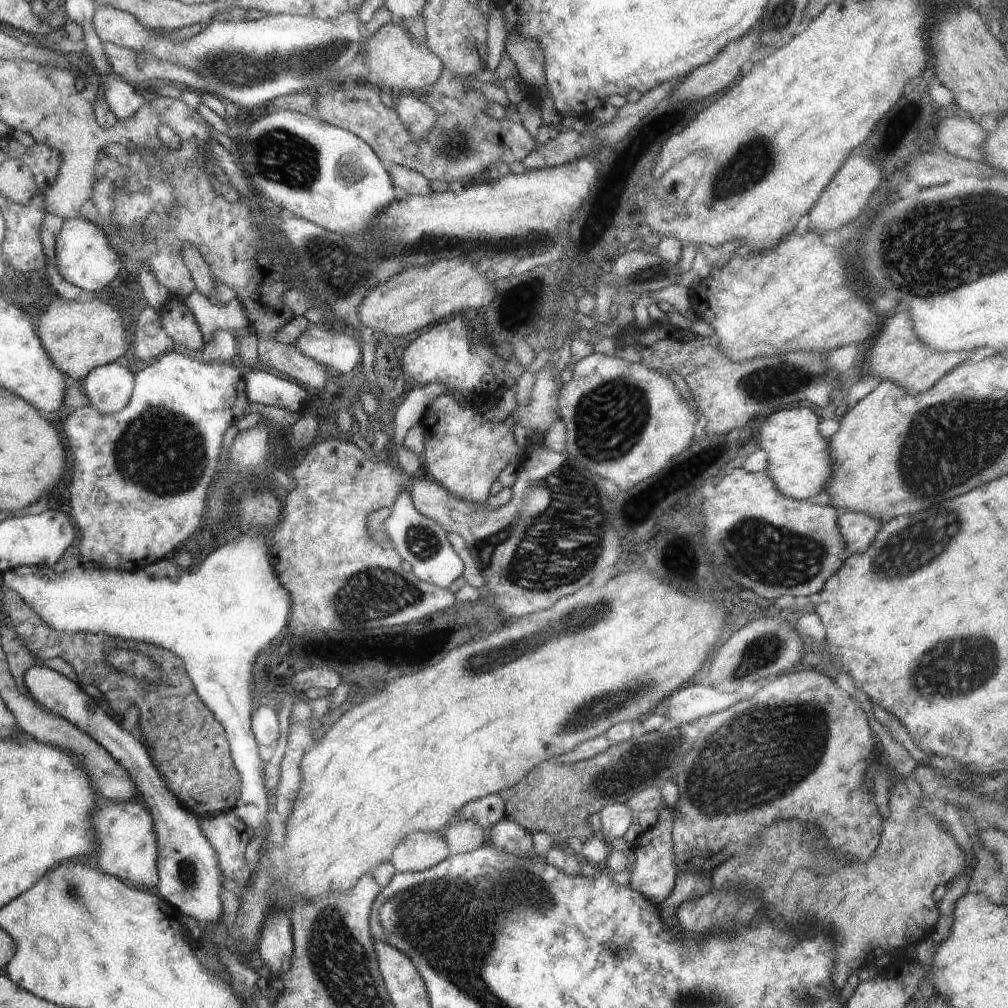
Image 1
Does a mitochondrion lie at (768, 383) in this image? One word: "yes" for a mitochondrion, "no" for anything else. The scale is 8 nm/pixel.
yes

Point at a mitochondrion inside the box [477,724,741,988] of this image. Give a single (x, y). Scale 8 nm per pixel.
(541, 895)

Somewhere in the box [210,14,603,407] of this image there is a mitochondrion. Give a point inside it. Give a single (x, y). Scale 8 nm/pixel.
(338, 274)

